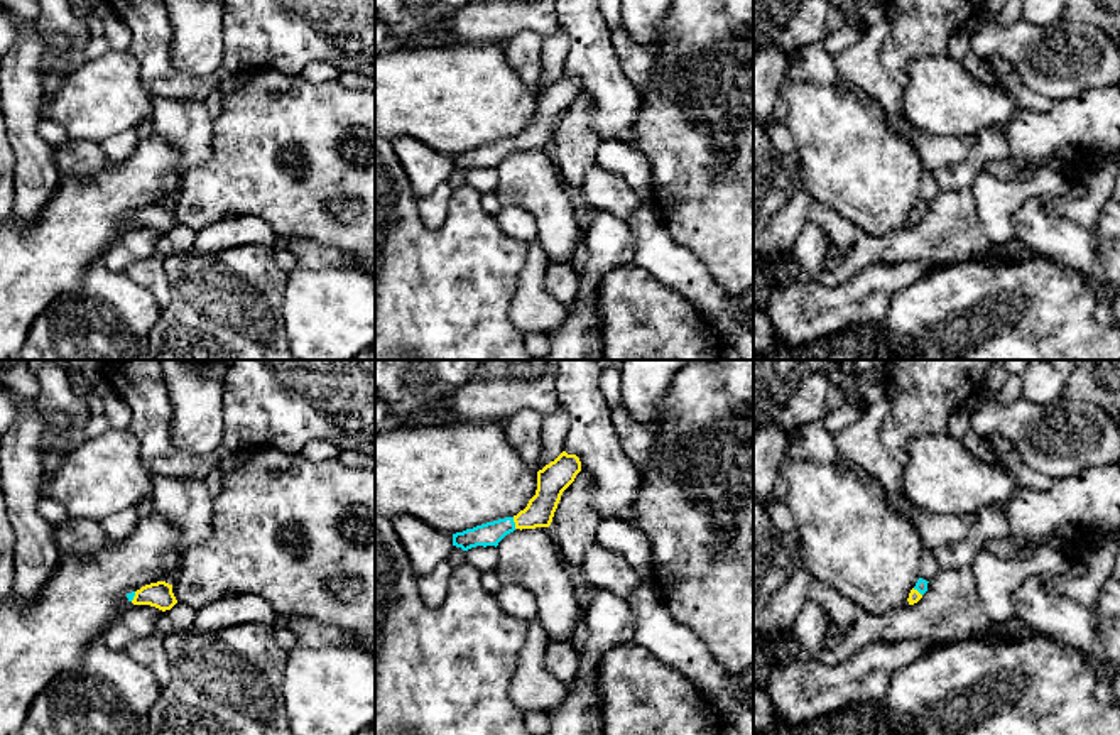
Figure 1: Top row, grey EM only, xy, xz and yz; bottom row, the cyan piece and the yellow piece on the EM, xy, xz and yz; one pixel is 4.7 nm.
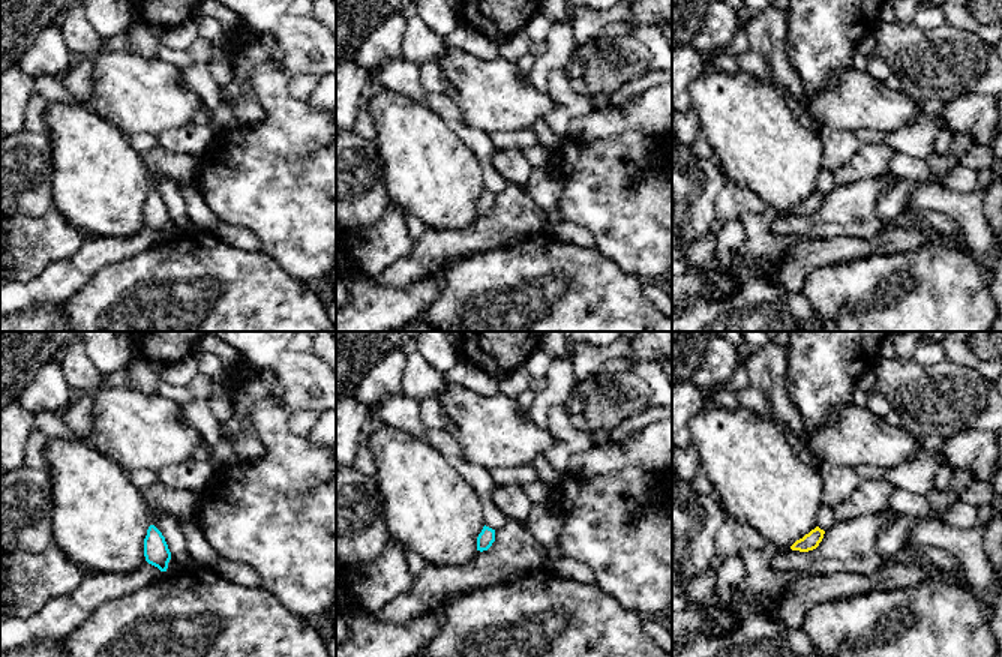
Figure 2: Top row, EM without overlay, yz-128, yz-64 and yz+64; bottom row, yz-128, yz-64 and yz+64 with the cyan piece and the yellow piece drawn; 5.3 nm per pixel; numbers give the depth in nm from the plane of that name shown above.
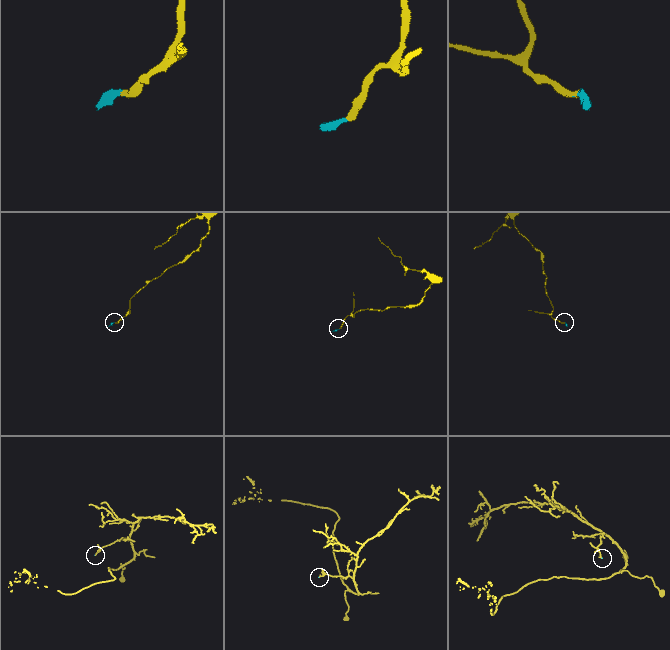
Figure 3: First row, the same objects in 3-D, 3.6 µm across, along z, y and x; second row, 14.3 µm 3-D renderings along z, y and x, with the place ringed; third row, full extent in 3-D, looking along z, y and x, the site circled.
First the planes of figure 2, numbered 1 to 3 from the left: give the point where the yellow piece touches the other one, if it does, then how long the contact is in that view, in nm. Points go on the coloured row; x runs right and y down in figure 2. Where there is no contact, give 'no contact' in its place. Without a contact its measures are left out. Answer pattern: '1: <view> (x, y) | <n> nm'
1: no contact
2: no contact
3: no contact

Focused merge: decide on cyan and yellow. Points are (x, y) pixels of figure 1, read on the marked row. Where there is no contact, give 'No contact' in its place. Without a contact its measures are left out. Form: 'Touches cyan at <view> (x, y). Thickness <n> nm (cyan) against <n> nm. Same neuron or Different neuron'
Touches cyan at xz (514, 522). Thickness 110 nm (cyan) against 140 nm. Same neuron

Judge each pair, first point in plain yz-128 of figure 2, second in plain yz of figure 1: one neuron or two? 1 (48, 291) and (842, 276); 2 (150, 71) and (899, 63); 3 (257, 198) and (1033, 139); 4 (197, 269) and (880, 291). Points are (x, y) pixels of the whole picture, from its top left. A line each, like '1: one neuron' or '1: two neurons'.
1: one neuron
2: two neurons
3: two neurons
4: two neurons

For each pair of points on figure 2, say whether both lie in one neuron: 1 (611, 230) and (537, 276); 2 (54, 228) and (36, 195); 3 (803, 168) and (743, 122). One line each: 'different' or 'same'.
1: different
2: different
3: same

